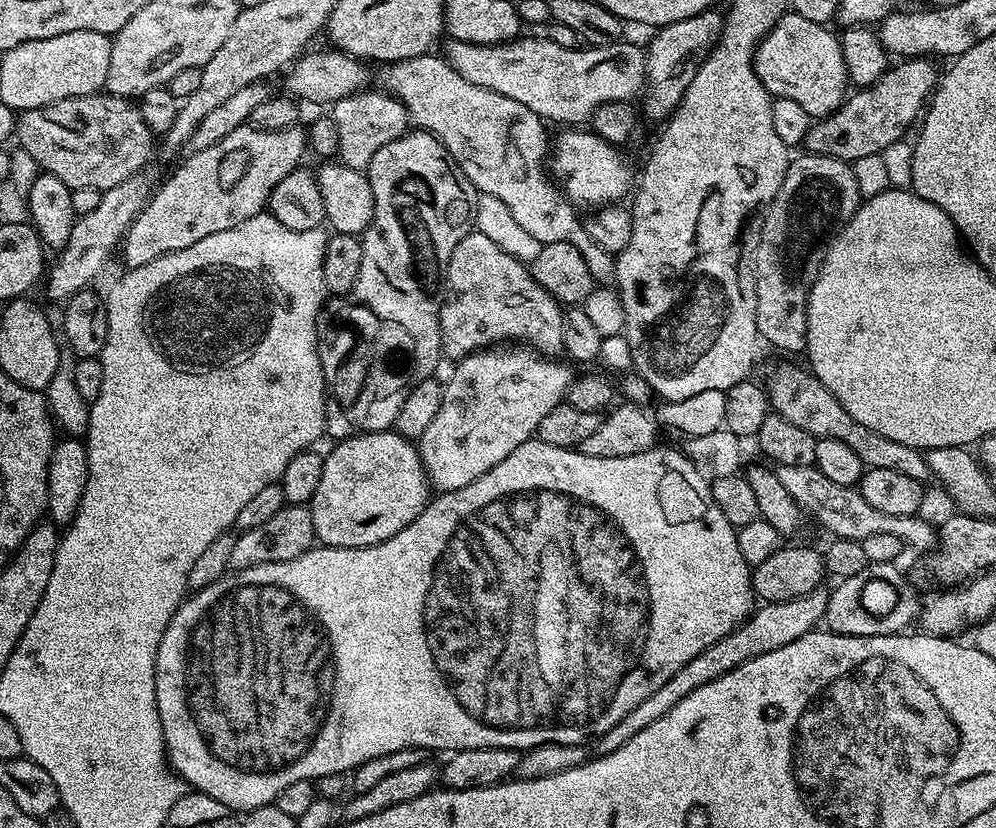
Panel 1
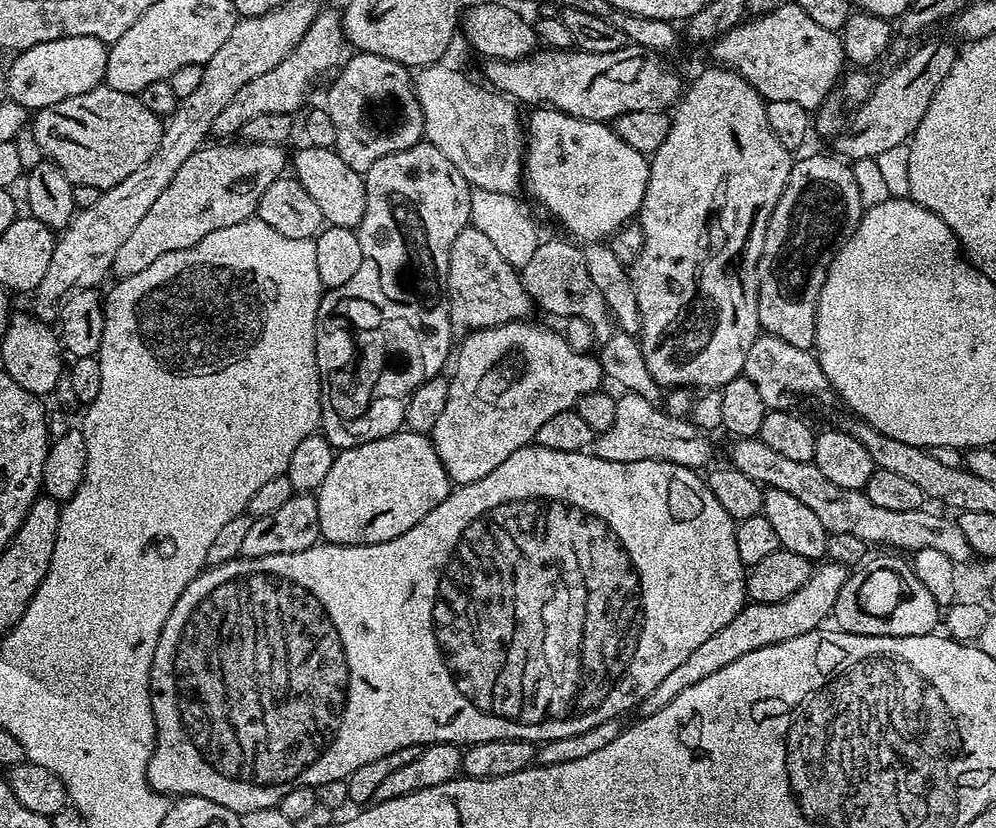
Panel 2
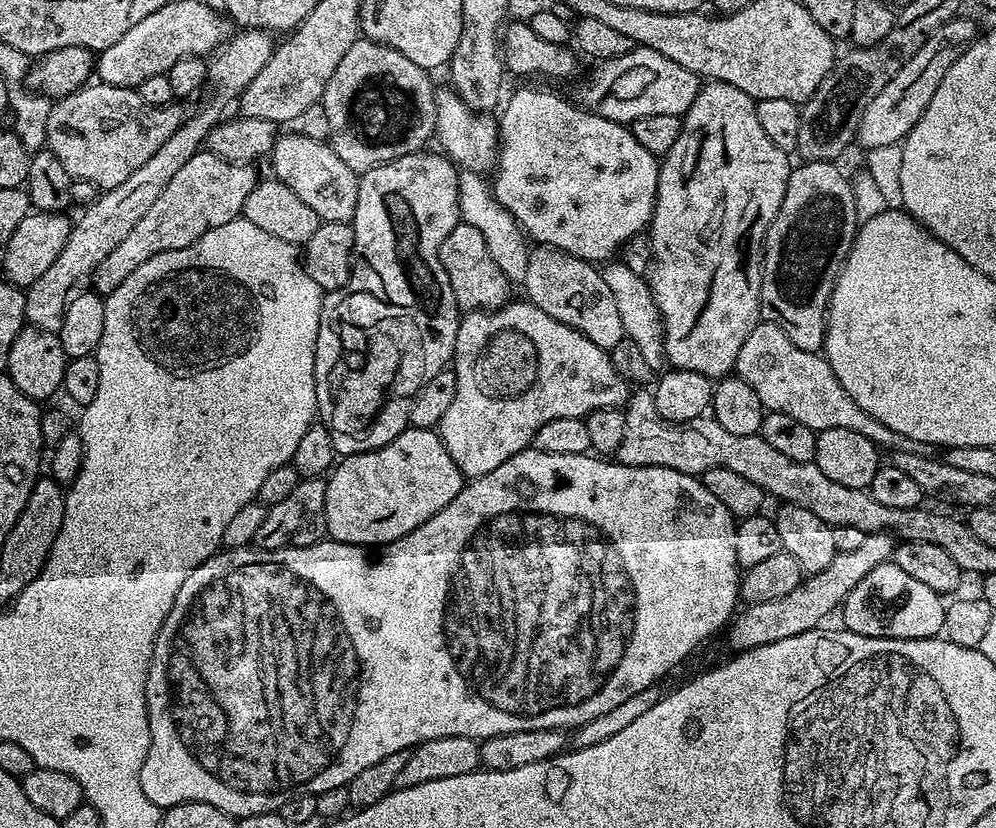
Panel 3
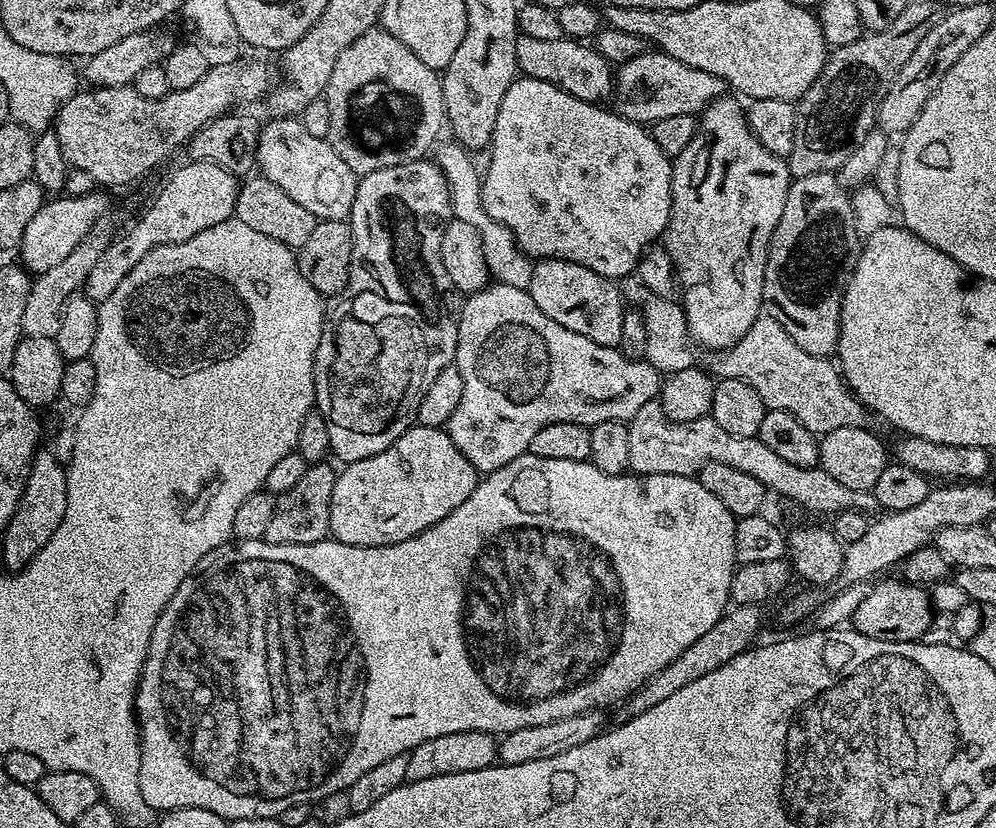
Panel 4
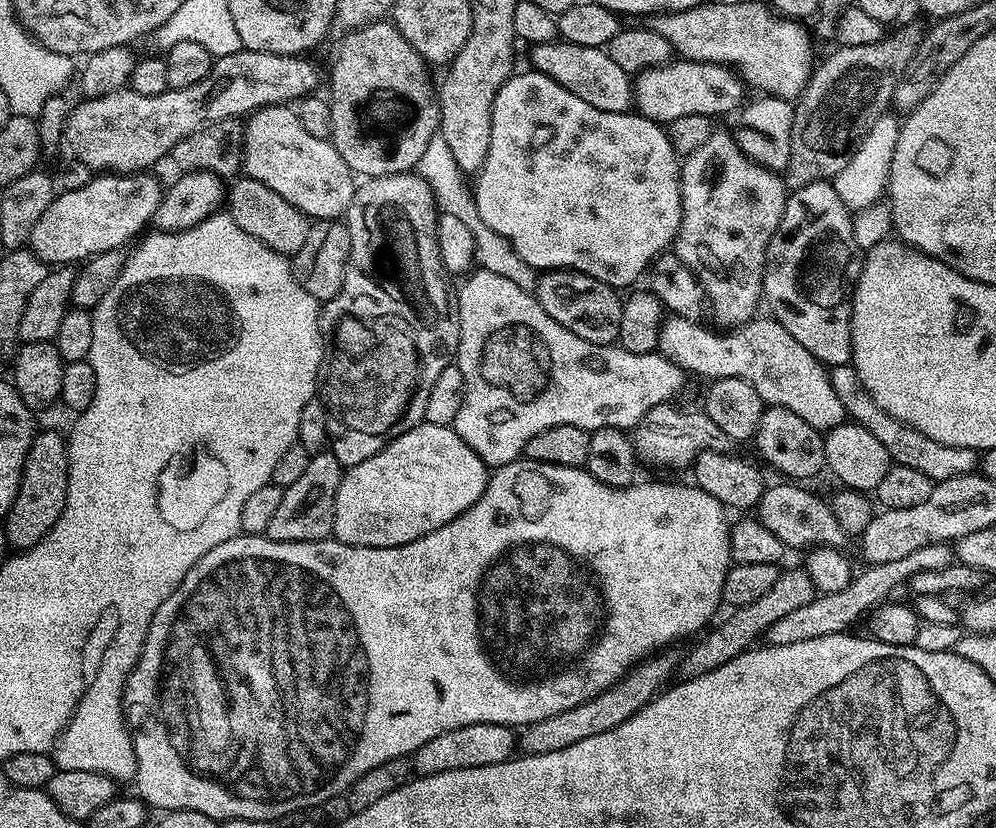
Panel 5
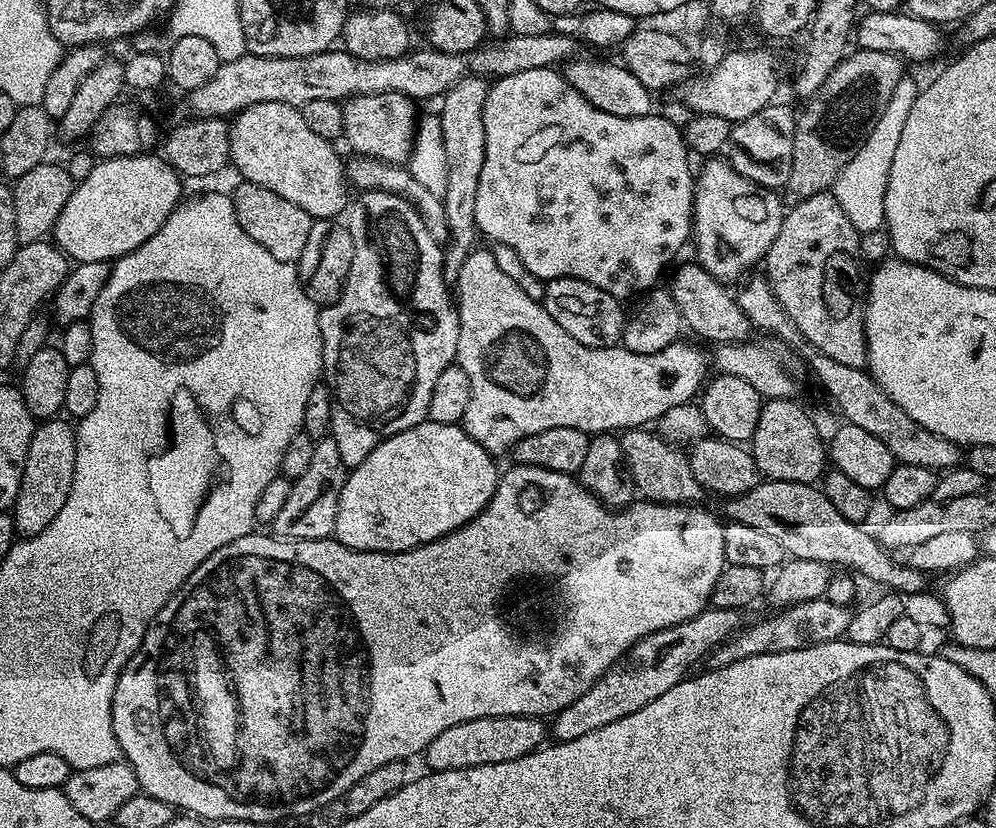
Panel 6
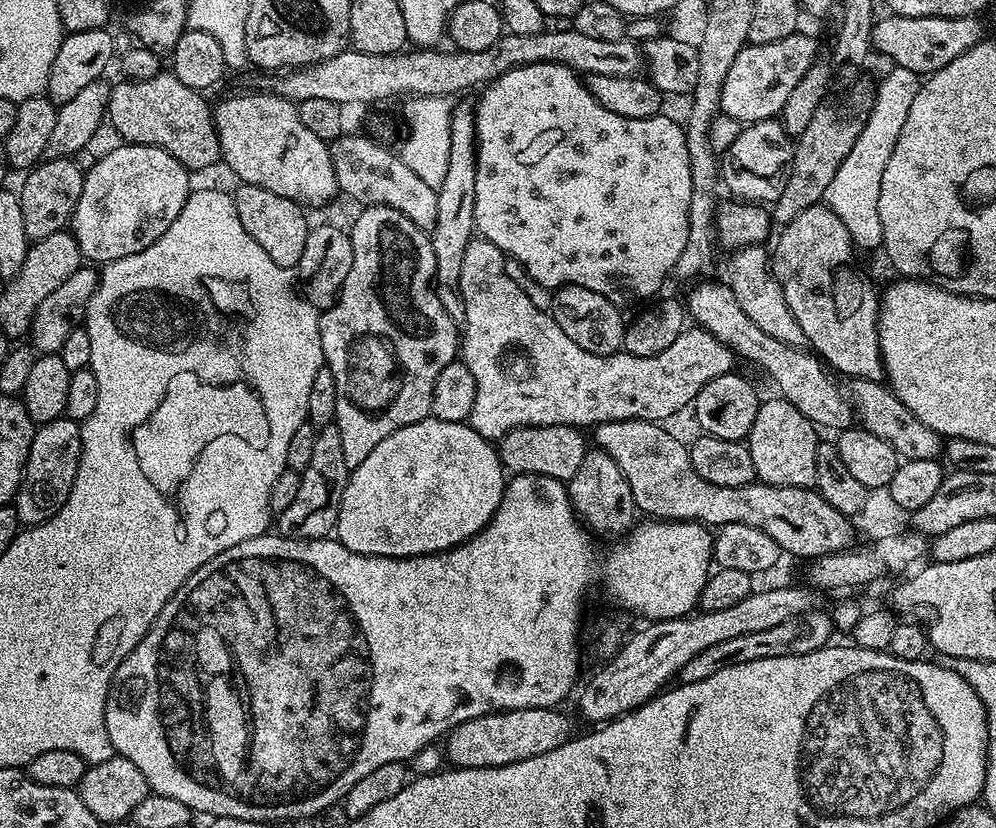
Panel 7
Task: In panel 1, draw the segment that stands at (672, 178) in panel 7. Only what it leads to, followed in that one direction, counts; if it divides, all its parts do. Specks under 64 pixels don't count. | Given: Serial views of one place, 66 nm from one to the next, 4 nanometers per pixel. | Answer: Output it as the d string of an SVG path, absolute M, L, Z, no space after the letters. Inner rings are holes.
M591 130L561 132L564 133L557 140L555 137L550 148L550 175L568 203L580 210L599 210L623 201L620 199L627 192L629 195L634 184L634 172L632 176L623 154L620 153L623 151Z

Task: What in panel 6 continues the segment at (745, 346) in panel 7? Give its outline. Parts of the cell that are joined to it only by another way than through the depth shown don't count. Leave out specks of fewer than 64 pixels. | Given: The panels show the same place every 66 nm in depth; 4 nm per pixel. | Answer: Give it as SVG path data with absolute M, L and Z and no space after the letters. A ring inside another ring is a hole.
M699 262L691 263L677 263L675 265L675 268L677 267L676 273L673 274L672 281L666 284L668 293L677 303L687 331L690 330L694 335L709 340L712 346L738 344L748 340L753 335L754 327L746 314L743 313L737 297L732 292L728 293L724 289L727 288L725 283L711 276Z

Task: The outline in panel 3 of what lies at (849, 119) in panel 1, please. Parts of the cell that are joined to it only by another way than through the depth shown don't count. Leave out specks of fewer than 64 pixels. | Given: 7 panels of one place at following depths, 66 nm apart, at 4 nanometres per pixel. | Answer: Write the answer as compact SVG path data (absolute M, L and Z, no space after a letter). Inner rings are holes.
M955 16L953 20L934 30L934 34L926 38L918 54L914 54L914 58L910 58L910 62L906 62L906 66L902 66L902 70L898 70L898 74L894 74L894 78L886 82L886 86L882 86L881 92L874 97L874 102L866 106L866 114L862 114L862 122L856 131L856 140L862 149L899 144L910 134L918 118L922 118L926 106L930 106L930 98L934 98L938 82L946 78L946 70L950 70L950 66L958 62L958 58L978 35L975 22L967 20L966 16Z

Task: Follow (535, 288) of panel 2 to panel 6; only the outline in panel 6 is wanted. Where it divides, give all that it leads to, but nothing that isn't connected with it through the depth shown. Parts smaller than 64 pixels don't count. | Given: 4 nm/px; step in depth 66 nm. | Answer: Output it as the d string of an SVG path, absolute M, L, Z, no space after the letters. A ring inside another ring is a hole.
M567 276L545 283L542 303L550 318L554 318L570 338L578 338L578 342L595 348L614 348L621 343L626 312L620 309L621 301L606 294L606 290L598 290L598 286L590 286L590 282Z

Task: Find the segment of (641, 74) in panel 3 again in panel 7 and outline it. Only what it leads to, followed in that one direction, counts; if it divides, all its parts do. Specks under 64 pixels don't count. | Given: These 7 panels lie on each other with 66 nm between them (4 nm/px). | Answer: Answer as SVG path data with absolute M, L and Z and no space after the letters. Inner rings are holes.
M798 30L778 42L765 44L745 44L734 58L726 82L722 82L720 95L721 113L737 120L742 126L759 120L779 117L786 106L786 98L794 94L794 86L802 82L806 70L817 63L816 40L807 36L804 30Z

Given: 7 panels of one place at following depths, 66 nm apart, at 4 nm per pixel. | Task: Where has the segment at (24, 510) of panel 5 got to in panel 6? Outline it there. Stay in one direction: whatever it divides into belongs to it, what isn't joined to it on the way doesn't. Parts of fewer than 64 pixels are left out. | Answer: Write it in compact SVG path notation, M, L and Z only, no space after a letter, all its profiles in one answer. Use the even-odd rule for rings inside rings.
M53 418L37 423L34 434L30 438L30 450L26 454L26 466L22 470L22 482L18 486L16 502L10 509L12 521L16 523L16 531L21 537L33 536L54 518L58 518L58 510L66 506L66 498L70 494L70 486L74 482L74 462L76 461L76 430L67 419Z

